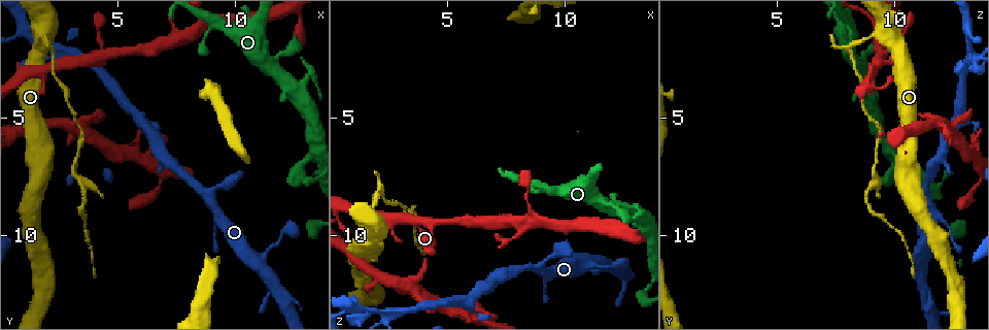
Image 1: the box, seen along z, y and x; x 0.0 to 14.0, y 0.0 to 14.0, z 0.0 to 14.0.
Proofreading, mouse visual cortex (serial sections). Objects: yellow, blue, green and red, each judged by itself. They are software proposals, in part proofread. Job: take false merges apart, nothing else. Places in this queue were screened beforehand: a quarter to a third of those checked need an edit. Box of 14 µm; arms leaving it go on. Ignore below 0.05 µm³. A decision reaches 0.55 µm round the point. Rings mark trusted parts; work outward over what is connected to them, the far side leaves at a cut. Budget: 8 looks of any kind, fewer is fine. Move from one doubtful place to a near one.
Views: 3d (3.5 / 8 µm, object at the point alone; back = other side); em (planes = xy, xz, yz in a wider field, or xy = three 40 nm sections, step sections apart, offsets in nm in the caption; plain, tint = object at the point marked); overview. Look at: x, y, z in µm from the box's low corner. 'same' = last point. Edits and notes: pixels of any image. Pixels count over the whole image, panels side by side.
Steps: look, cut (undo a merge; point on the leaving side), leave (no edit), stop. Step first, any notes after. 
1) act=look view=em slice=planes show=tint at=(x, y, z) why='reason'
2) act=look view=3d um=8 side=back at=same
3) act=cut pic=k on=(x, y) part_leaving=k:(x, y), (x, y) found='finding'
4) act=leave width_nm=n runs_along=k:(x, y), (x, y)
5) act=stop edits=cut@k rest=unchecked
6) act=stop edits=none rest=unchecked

act=look view=3d um=3.5 at=(2.1, 2.1, 8.2) why='abrupt turn'

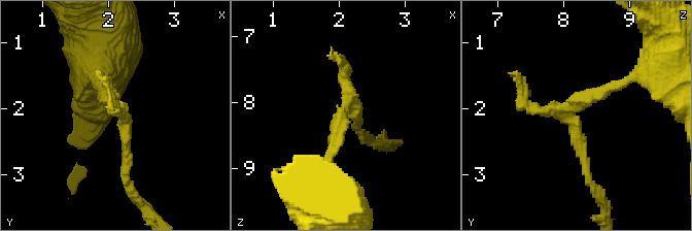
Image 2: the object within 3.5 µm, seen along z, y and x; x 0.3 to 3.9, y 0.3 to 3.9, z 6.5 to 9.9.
act=look view=em slice=xy step=3 show=plain at=(2.15, 2.05, 8.15) why='shape alone is not enough'

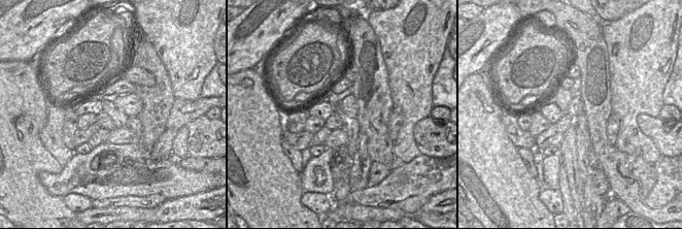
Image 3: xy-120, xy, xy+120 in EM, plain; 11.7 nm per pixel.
act=look view=em slice=xy step=3 show=tint at=same

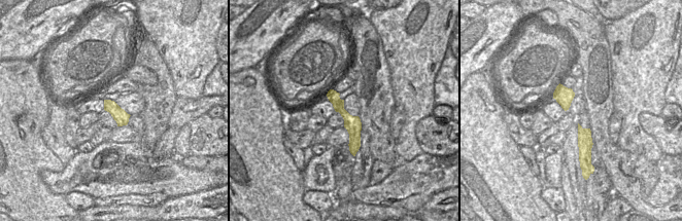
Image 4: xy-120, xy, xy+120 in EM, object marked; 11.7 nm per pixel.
act=leave runs_along=4:(331, 93), (353, 125), (353, 151) found='continuous, no second cell'

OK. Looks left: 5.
act=look view=3d um=3.5 side=back at=(2.6, 2.4, 13.3) why='calibre changes'

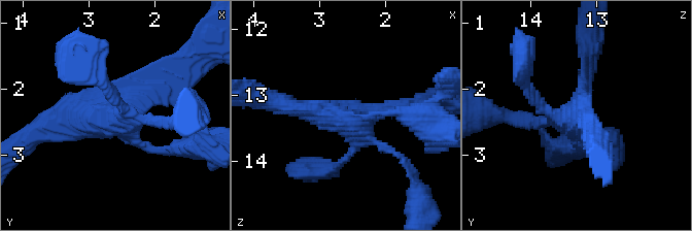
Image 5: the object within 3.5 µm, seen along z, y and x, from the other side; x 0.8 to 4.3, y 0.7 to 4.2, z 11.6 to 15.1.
act=look view=em slice=xy step=1 show=tint at=(2.60, 2.35, 13.35) why='now the EM'

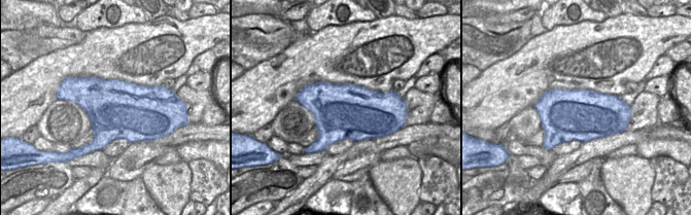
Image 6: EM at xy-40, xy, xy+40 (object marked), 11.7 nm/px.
act=leave runs_along=5:(47, 126), (113, 113), (171, 78) found='one cell here'

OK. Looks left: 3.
act=look view=3d um=3.5 at=(12.7, 3.6, 8.7) why='three arms meet'

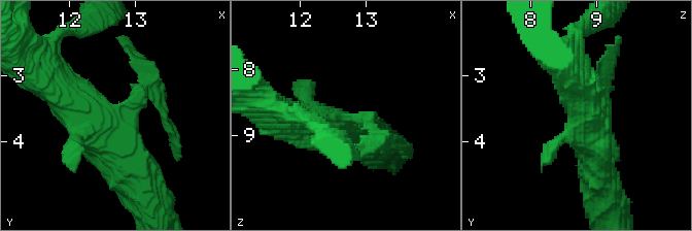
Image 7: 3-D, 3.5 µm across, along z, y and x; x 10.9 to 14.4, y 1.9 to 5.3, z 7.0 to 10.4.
act=cut pic=7 on=(165, 120) part_leaving=7:(128, 107), (149, 75), (117, 37) found='a second cell is stuck on'

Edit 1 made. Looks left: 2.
act=stop edits=cut@7 rest=unchecked

